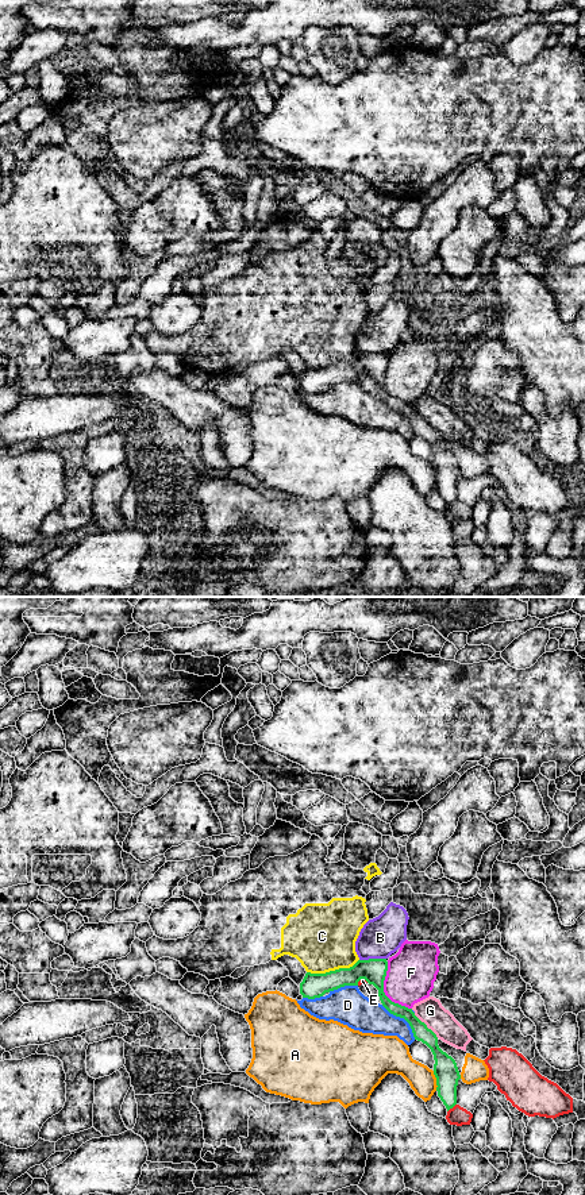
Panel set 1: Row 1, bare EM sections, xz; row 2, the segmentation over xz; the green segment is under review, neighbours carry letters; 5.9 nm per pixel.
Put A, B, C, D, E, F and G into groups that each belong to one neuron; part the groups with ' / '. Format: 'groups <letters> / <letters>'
groups A / B / C / D / E / F / G

